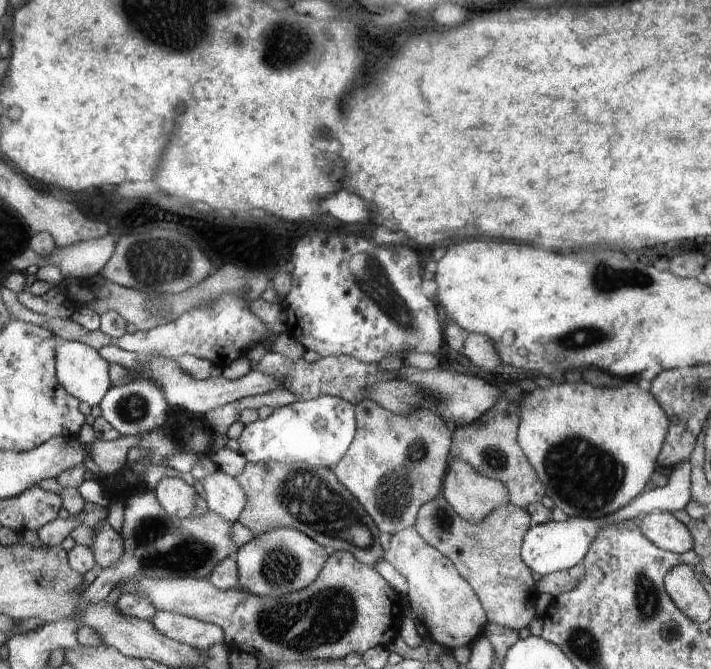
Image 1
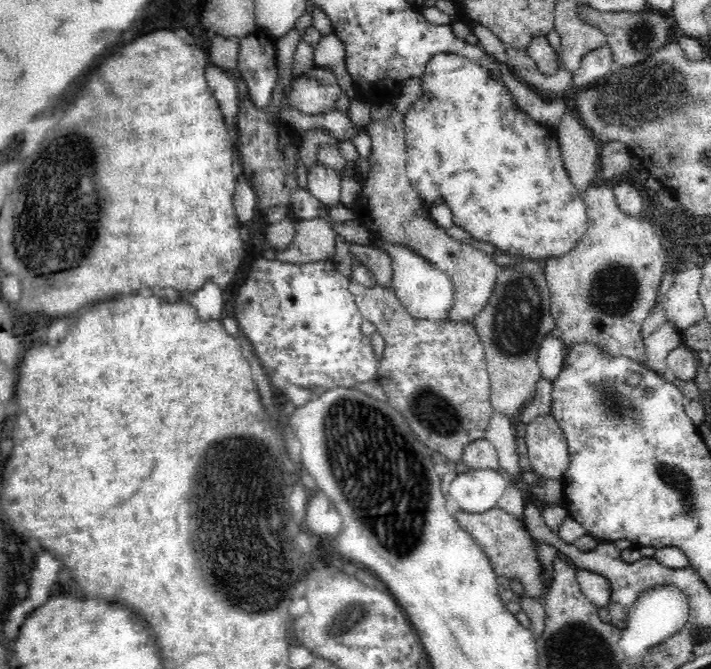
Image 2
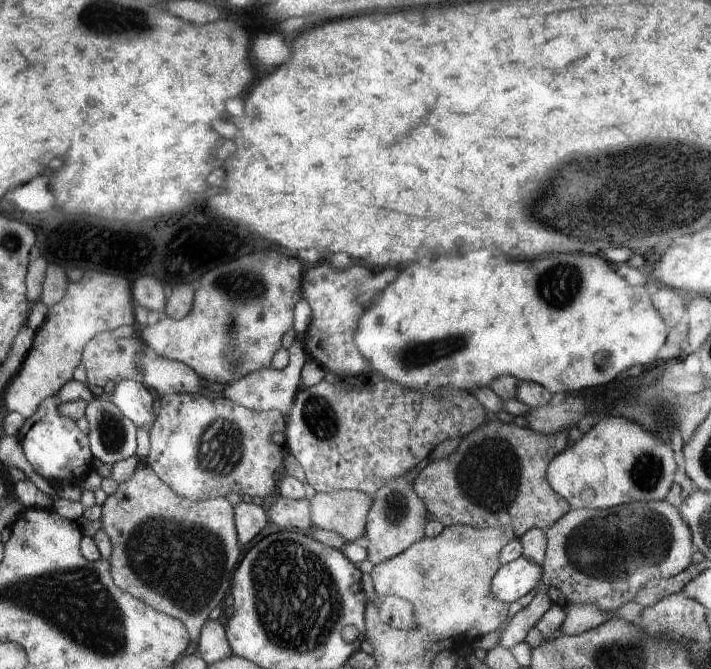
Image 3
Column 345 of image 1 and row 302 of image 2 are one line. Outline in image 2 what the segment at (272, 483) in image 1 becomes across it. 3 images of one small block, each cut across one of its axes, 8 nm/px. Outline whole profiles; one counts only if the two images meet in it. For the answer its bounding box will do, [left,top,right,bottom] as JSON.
[474,258,556,420]

